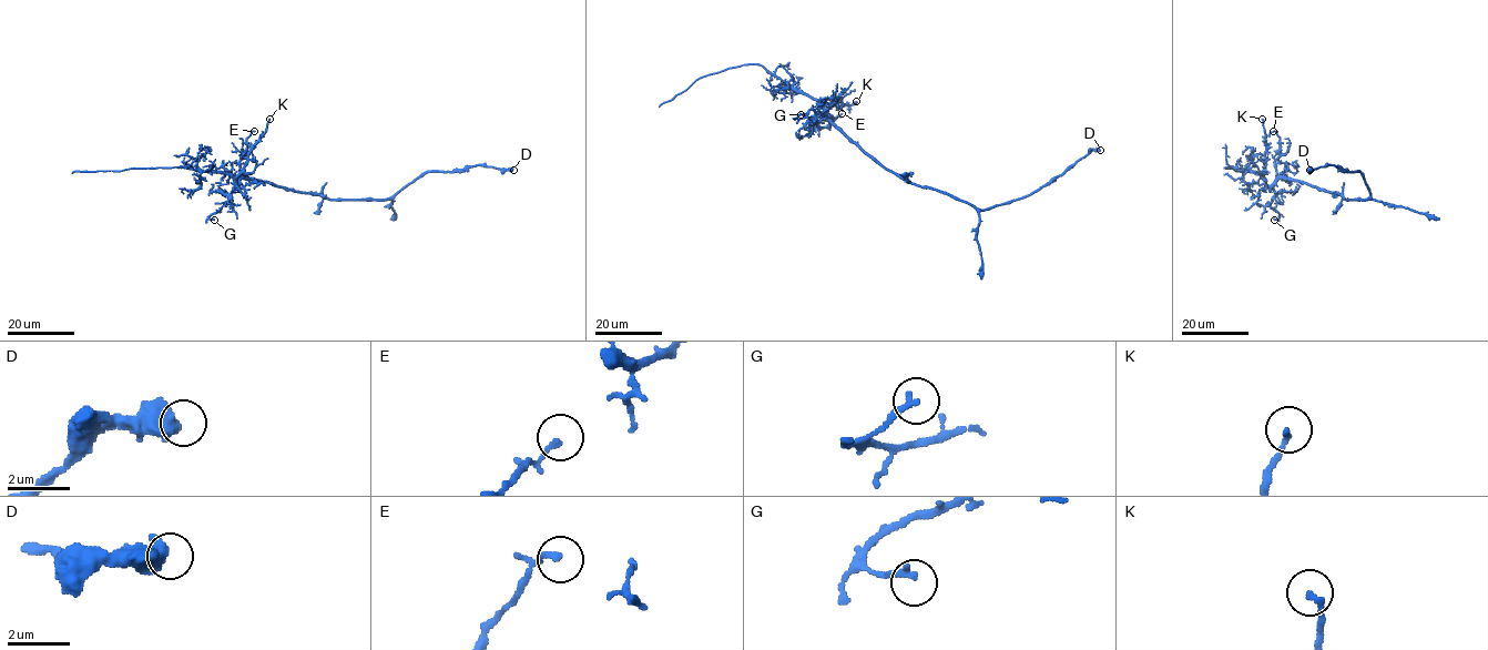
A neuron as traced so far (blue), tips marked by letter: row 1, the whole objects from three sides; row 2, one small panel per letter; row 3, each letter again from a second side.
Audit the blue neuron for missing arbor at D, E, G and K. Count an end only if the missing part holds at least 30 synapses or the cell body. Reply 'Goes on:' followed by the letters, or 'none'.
Goes on: none

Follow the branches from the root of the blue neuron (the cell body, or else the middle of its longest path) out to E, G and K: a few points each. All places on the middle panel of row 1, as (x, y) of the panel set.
E: (873, 160), (826, 114), (835, 119), (842, 113)
G: (873, 160), (823, 112), (809, 110), (806, 117), (796, 119), (801, 114)
K: (873, 160), (833, 122), (823, 107), (826, 103), (844, 105), (856, 101)

